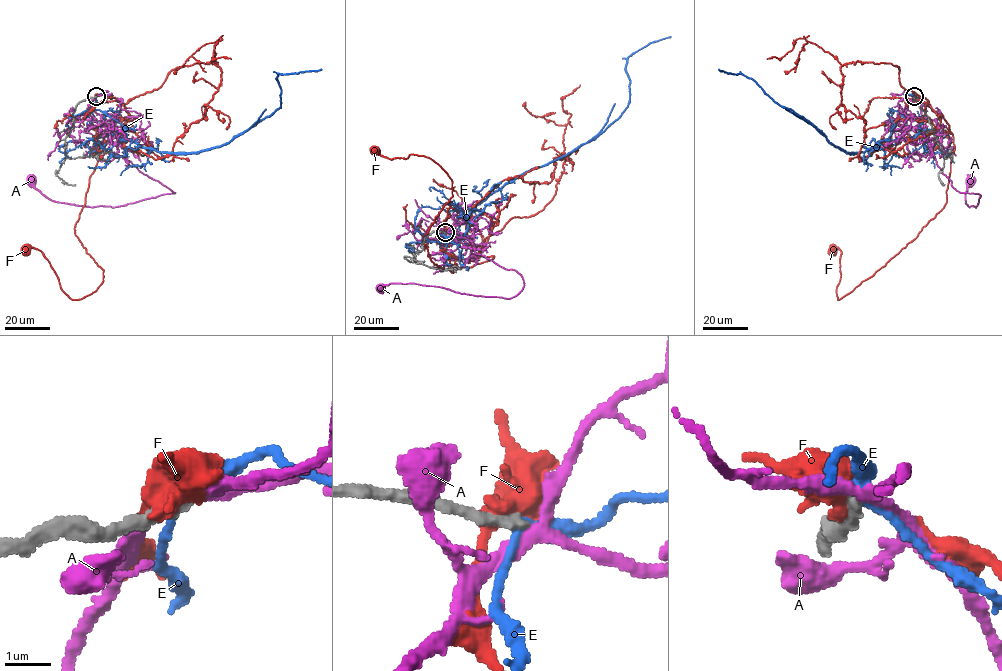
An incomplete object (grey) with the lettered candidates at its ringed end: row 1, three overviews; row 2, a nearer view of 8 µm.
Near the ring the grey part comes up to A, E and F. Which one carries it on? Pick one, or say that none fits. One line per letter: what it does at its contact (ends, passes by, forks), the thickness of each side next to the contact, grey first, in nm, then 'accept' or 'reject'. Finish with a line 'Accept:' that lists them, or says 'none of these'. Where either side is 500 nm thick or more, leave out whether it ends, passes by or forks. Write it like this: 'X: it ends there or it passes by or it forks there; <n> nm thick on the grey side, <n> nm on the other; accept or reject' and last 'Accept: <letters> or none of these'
A: it forks there; 240 nm thick on the grey side, 260 nm on the other; reject
E: it passes by; 260 nm thick on the grey side, 280 nm on the other; reject
F: it forks there; 320 nm thick on the grey side, 440 nm on the other; reject
Accept: none of these

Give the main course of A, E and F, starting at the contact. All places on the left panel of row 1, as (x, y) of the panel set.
A: (97, 96), (85, 118), (119, 144), (139, 171), (174, 193), (115, 207), (78, 206), (47, 198), (31, 180)
E: (96, 96), (94, 119), (119, 139), (197, 152), (228, 143), (278, 108), (279, 74), (321, 69)
F: (96, 96), (145, 116), (105, 135), (74, 228), (103, 271), (103, 282), (71, 299), (40, 251), (25, 251)

